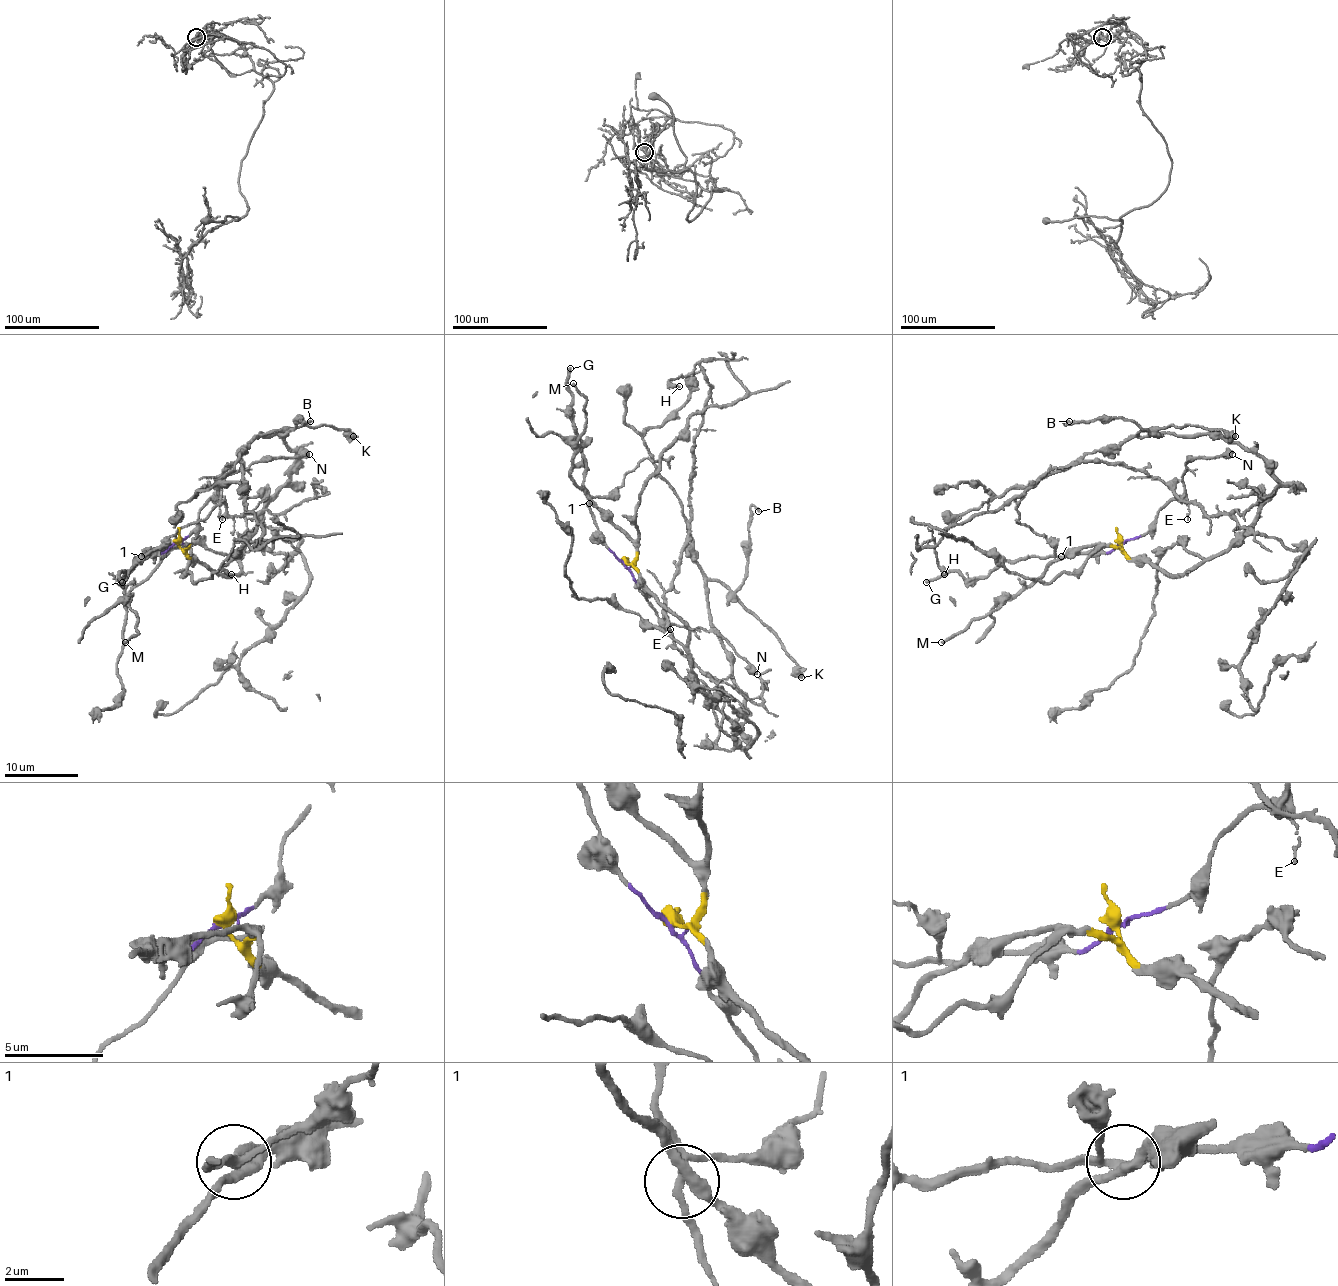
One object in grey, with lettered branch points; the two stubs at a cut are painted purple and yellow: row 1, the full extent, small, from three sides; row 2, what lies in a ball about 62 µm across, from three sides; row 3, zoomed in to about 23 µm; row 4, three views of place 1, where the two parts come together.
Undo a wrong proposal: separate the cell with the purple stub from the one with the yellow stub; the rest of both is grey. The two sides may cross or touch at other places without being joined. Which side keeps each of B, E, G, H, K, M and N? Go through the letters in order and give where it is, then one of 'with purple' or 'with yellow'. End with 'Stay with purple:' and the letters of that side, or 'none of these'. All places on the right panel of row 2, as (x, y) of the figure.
B: (1069, 421) | with yellow
E: (1187, 519) | with purple
G: (926, 582) | with purple
H: (944, 574) | with purple
K: (1235, 436) | with yellow
M: (941, 642) | with yellow
N: (1232, 454) | with purple
Stay with purple: E, G, H, N

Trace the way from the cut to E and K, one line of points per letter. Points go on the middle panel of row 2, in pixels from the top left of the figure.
E: (624, 563), (646, 600), (668, 632), (670, 630)
K: (624, 563), (689, 628), (691, 678), (733, 720), (744, 702), (711, 622), (709, 580), (775, 635), (801, 678)

